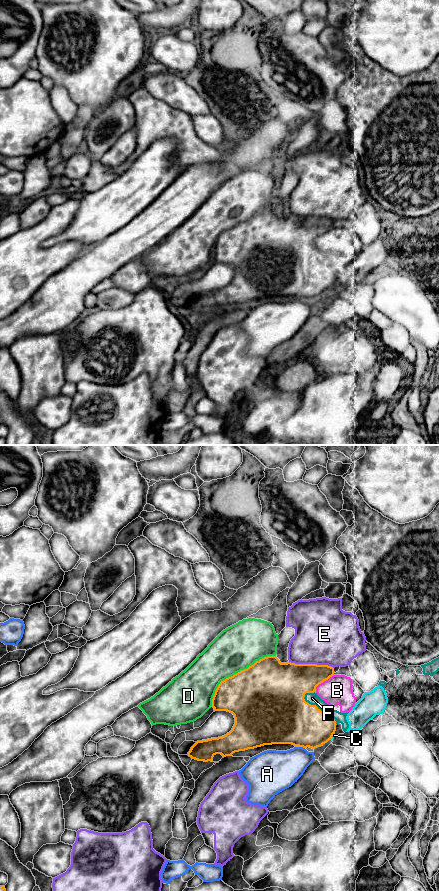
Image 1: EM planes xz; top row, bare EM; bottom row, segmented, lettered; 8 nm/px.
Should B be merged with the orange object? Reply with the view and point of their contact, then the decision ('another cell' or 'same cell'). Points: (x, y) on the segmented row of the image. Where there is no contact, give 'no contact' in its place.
xz (323, 681) | another cell

